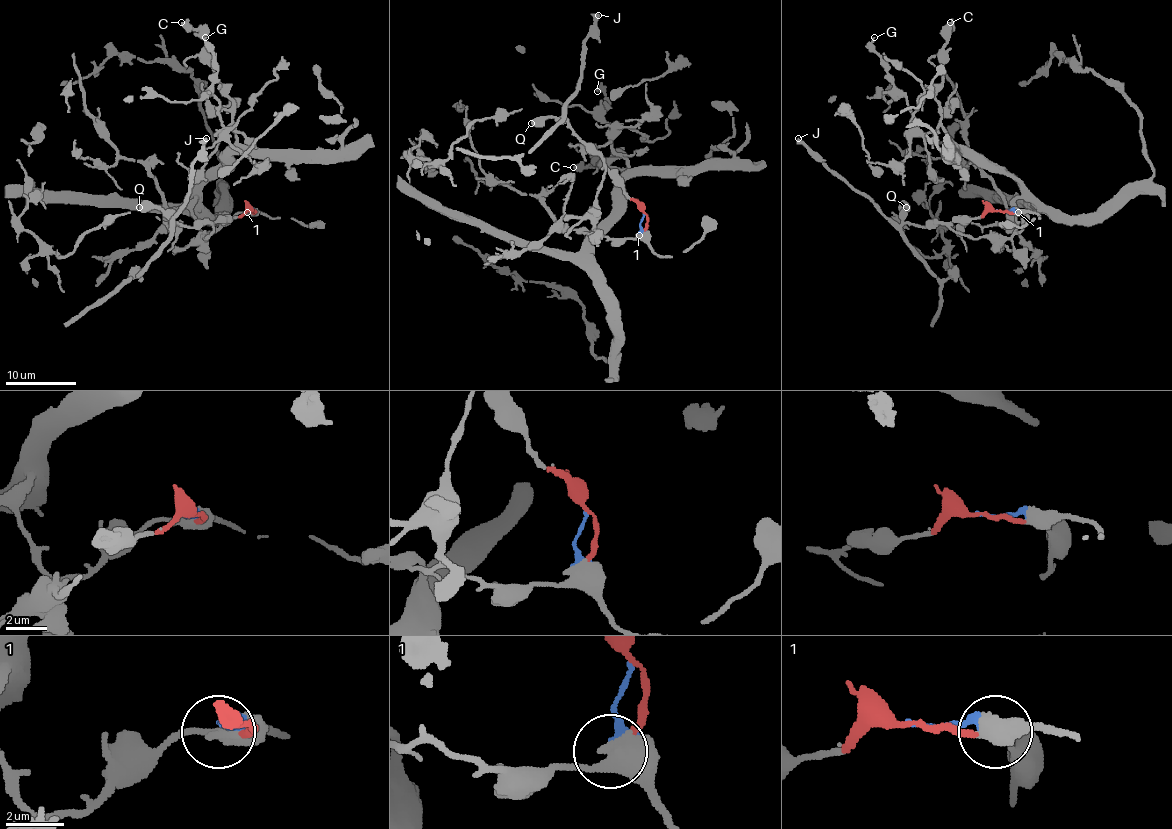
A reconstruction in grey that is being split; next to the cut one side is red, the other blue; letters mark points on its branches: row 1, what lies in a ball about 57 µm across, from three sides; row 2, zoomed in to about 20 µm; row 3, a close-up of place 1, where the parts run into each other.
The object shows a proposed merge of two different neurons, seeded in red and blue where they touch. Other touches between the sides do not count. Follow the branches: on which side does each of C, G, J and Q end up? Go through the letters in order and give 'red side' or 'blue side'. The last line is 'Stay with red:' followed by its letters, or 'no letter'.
C: blue side
G: blue side
J: red side
Q: red side
Stay with red: J, Q

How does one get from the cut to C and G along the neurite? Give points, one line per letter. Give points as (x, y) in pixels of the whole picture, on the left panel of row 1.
C: (251, 210), (204, 232), (191, 211), (195, 187), (235, 141), (234, 103), (206, 43), (181, 22)
G: (251, 210), (204, 232), (191, 211), (195, 187), (235, 141), (232, 125), (220, 132), (206, 38)

